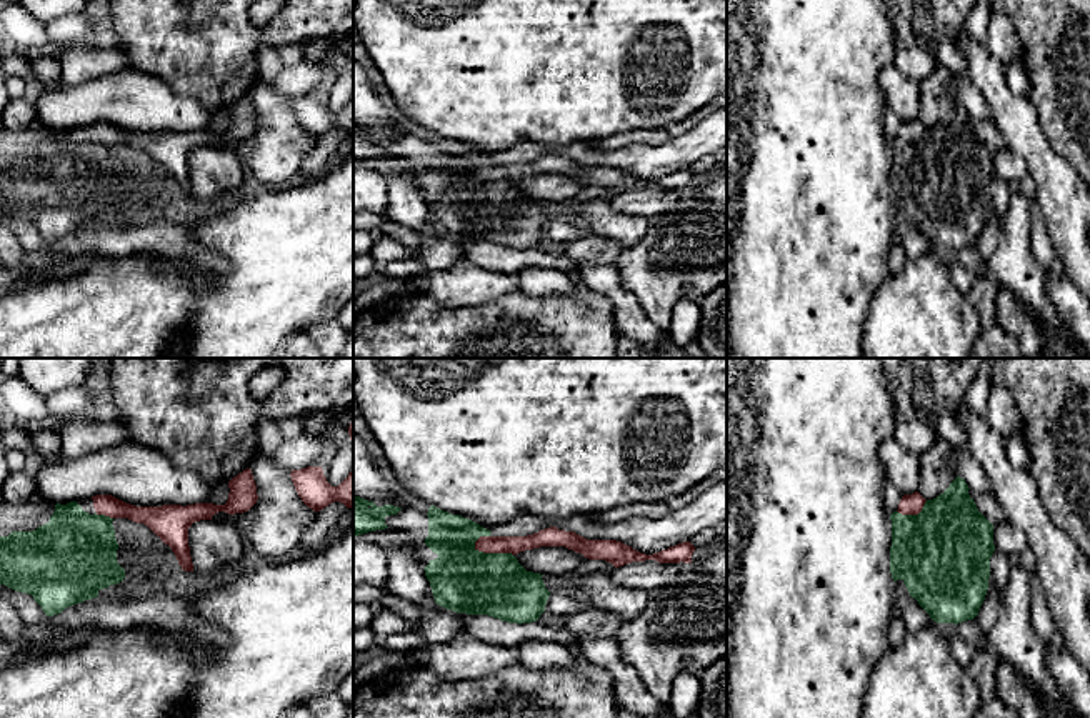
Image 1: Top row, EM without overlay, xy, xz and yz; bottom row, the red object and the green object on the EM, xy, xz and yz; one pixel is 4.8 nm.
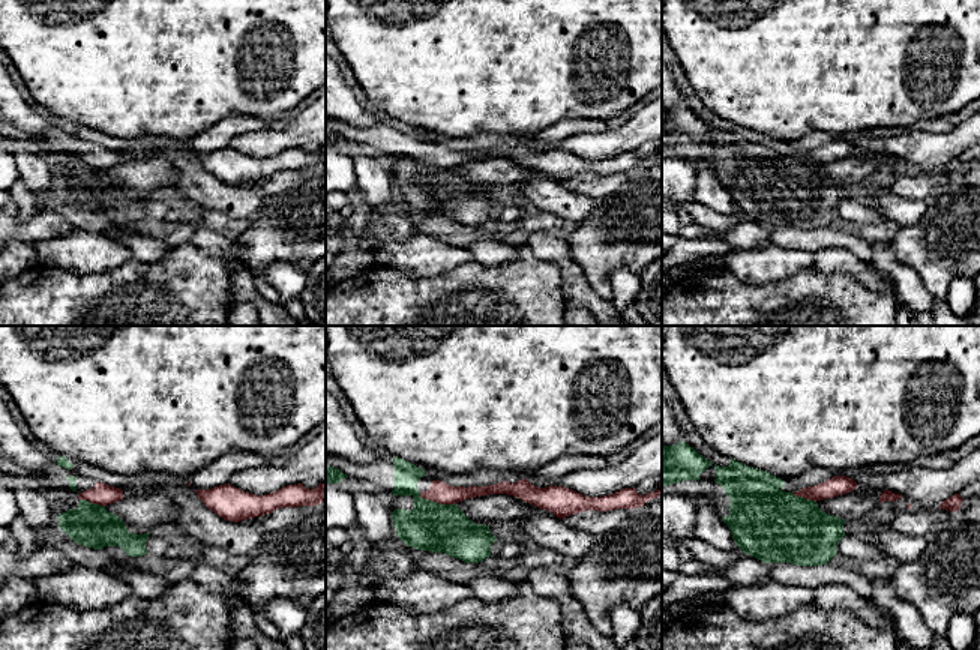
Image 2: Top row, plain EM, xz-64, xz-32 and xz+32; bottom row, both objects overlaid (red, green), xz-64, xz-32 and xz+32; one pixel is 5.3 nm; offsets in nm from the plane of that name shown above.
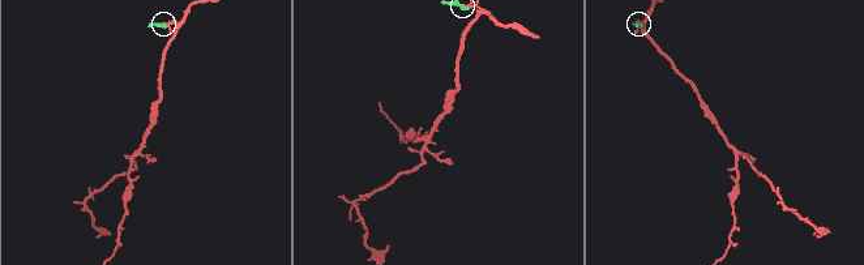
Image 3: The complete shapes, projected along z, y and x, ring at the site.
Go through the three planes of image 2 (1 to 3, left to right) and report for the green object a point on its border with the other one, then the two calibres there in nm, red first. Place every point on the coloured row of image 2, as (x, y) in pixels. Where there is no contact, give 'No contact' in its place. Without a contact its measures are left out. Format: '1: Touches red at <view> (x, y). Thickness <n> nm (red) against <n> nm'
1: Touches red at xz-64 (92, 502). Thickness 120 nm (red) against 220 nm
2: Touches red at xz-32 (437, 502). Thickness 120 nm (red) against 260 nm
3: Touches red at xz+32 (803, 497). Thickness 110 nm (red) against 380 nm

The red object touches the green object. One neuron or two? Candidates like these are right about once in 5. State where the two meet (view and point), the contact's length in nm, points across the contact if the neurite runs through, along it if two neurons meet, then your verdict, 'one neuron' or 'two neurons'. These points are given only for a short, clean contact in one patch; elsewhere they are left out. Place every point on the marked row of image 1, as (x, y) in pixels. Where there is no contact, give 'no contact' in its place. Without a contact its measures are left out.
xz (492, 552) | 200 nm | two neurons

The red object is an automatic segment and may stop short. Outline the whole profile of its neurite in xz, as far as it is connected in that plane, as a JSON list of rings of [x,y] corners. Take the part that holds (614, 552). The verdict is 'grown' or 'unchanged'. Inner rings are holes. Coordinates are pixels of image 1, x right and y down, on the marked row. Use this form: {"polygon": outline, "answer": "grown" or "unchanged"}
{"polygon": [[[550,526],[527,536],[480,536],[475,550],[483,553],[512,553],[540,546],[565,546],[582,553],[588,560],[605,560],[615,568],[632,561],[655,560],[658,563],[692,563],[695,546],[690,541],[678,543],[653,555],[645,555],[617,540],[587,540],[575,531]]], "answer": "unchanged"}

